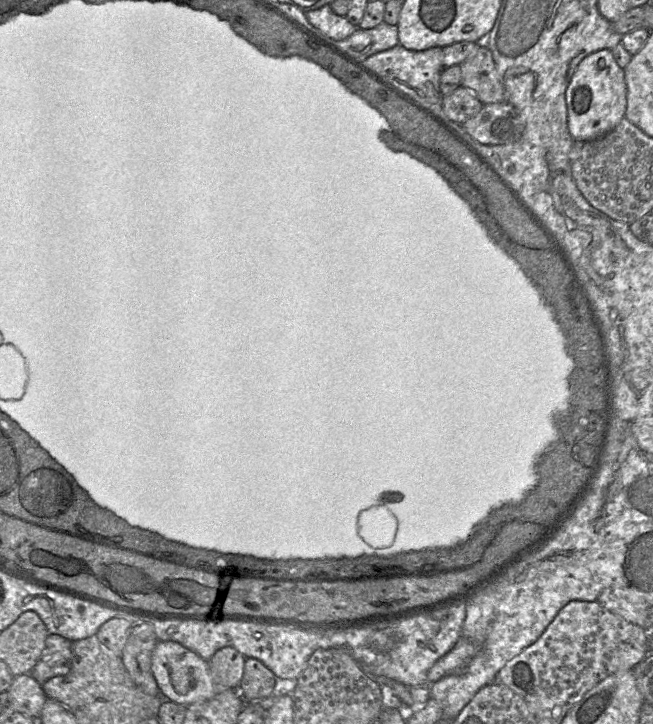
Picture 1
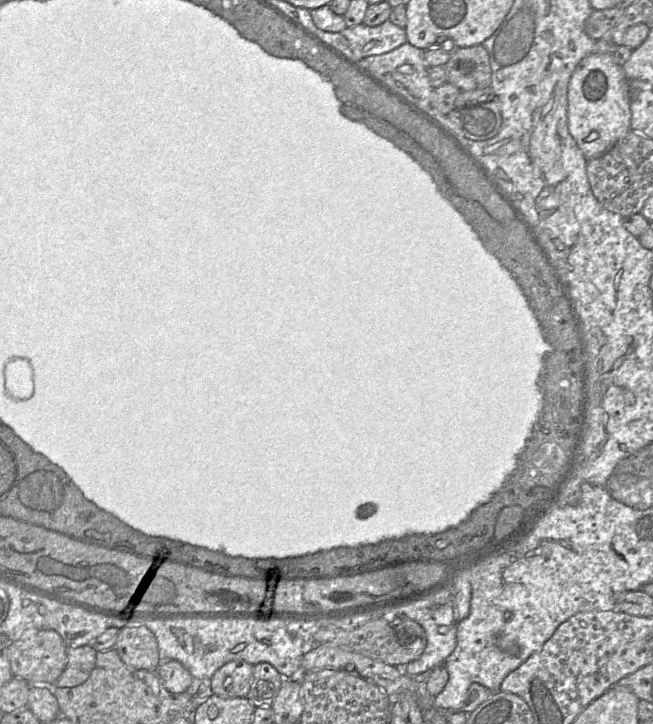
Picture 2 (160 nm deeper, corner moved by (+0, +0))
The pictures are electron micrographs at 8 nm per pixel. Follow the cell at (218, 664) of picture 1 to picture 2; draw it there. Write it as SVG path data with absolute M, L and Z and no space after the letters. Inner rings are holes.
M243 660L224 664L211 677L212 693L223 698L247 697L253 672L254 666Z

